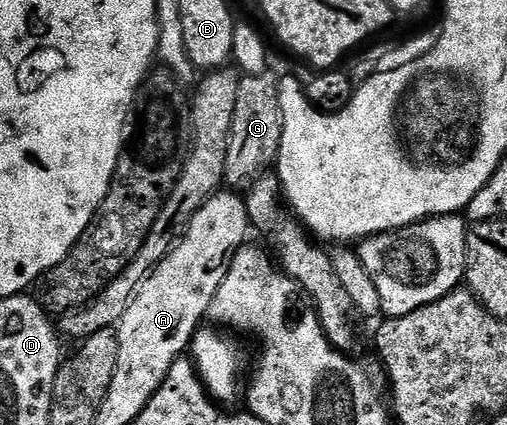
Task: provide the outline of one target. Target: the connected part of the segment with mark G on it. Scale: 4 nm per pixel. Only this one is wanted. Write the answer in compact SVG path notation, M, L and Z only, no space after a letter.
M265 72L245 75L240 81L240 93L236 95L236 116L232 116L224 182L227 187L238 192L245 191L253 184L254 179L267 173L275 165L278 156L282 135L282 109L278 95L279 79L273 78L271 74Z

